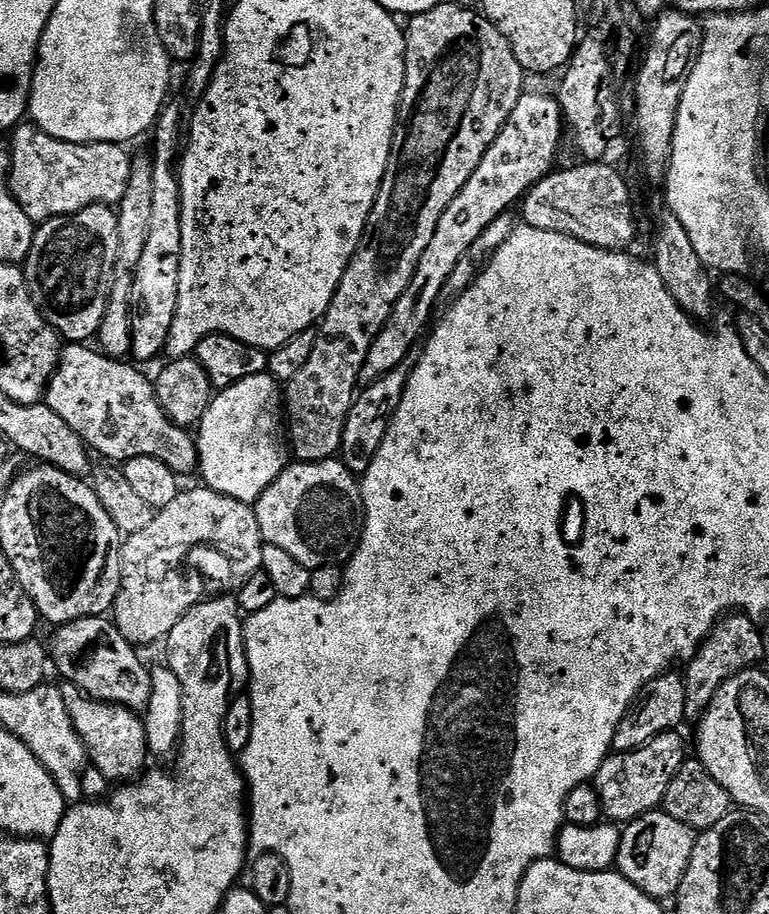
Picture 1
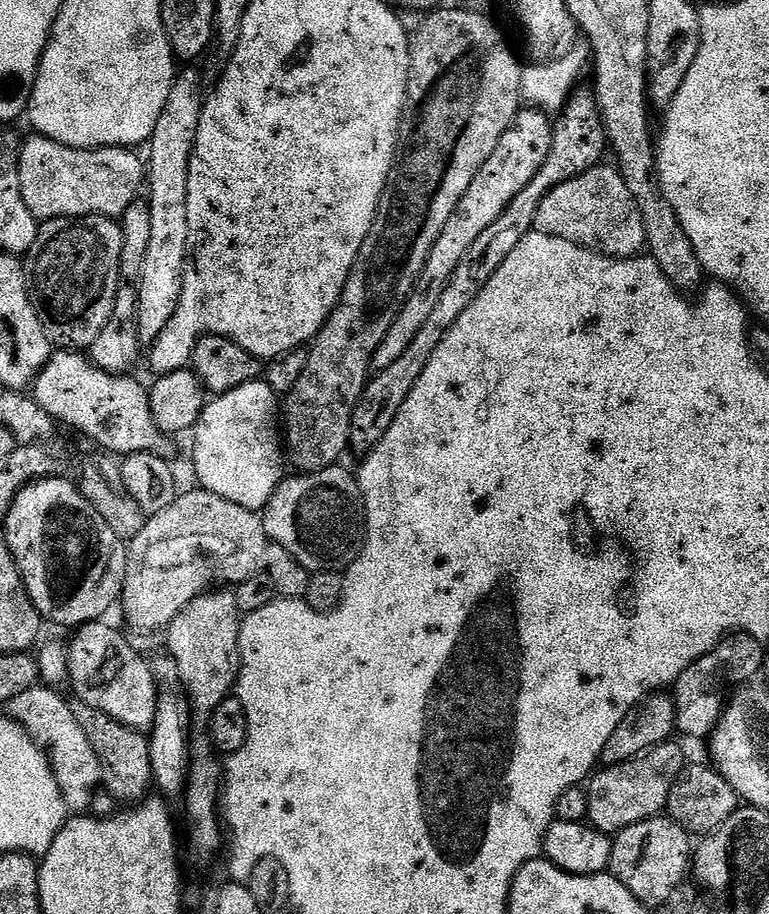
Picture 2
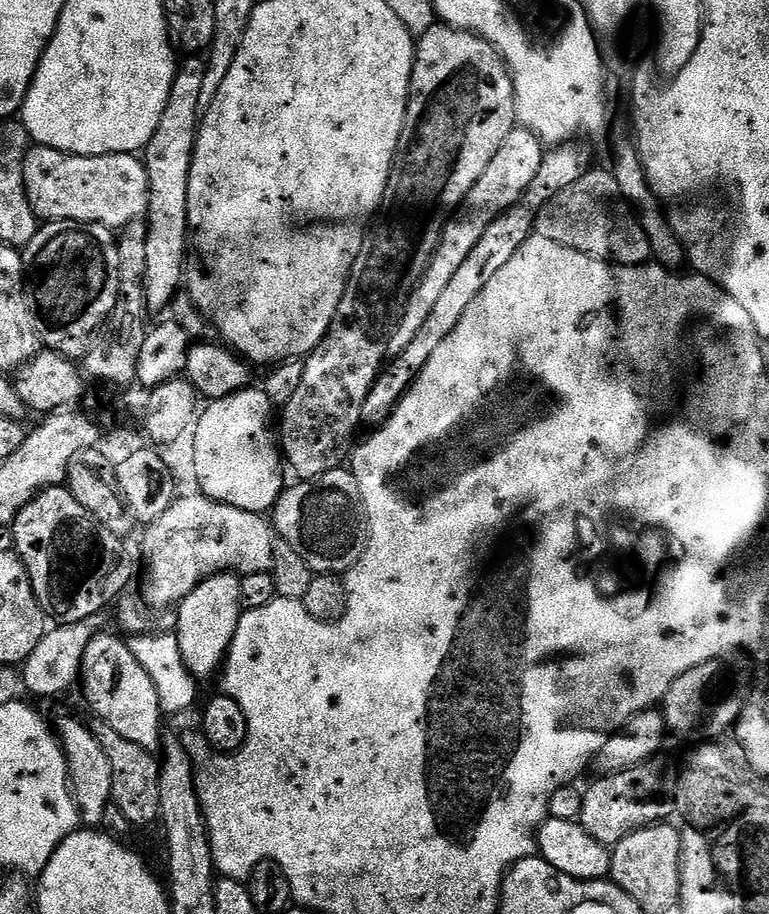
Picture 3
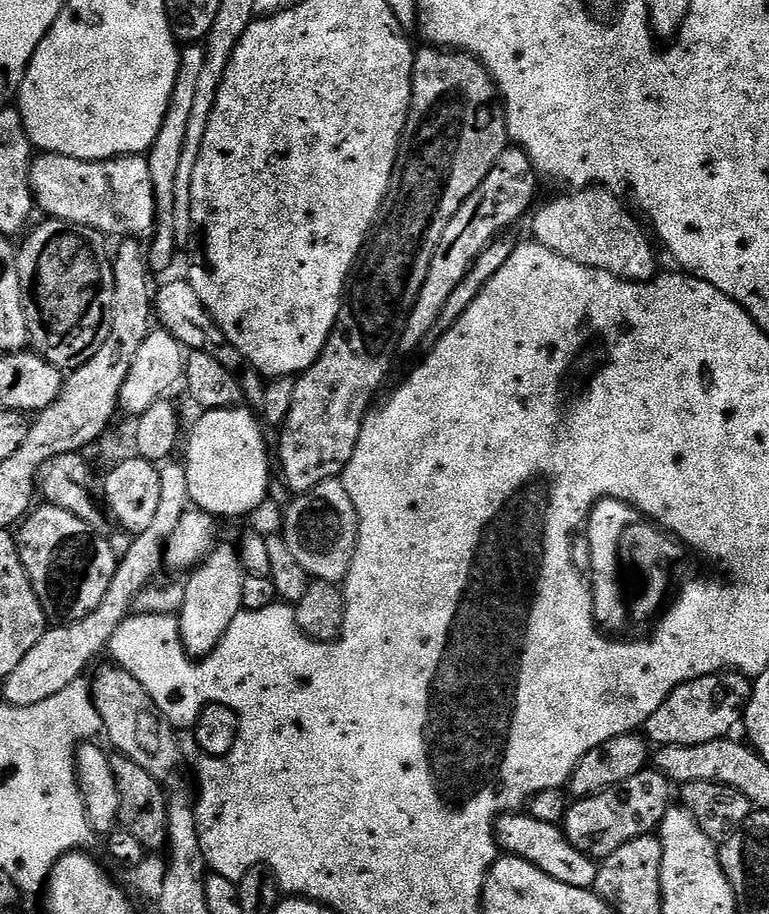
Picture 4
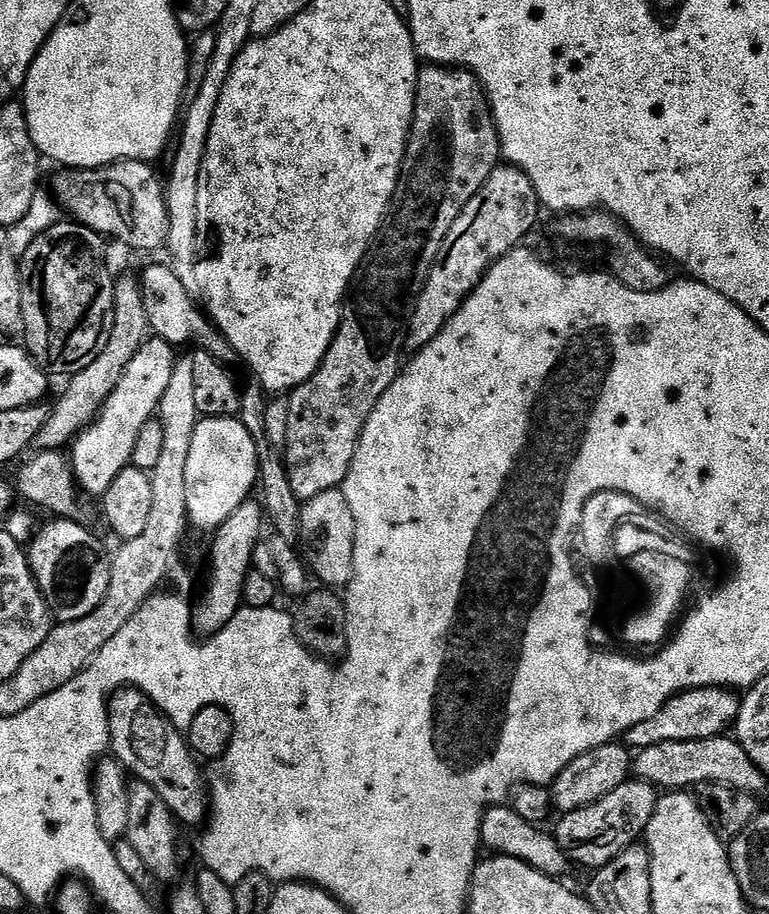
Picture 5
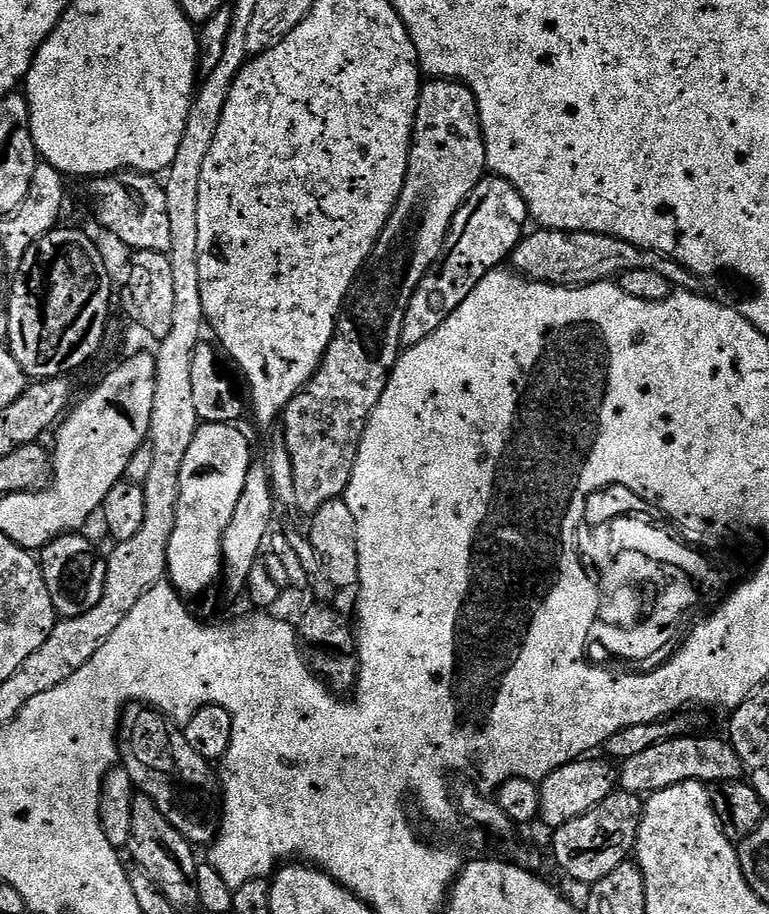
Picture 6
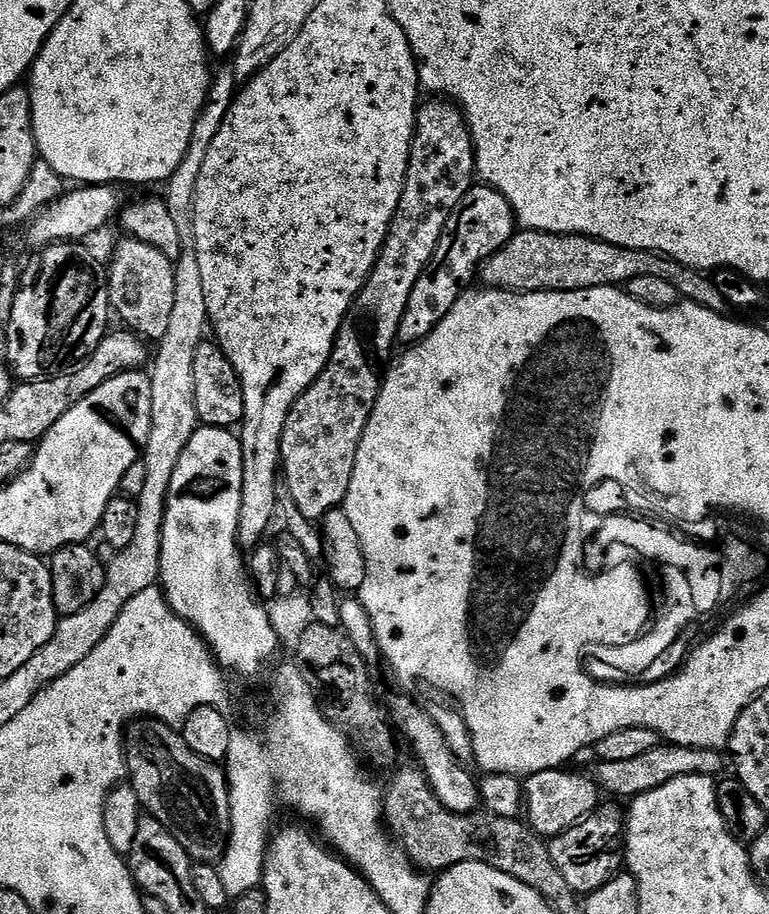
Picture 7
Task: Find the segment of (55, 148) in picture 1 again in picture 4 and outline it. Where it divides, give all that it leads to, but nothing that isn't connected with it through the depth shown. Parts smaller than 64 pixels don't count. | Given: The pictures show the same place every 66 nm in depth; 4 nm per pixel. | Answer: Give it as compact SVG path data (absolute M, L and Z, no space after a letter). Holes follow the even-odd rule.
M45 152L32 161L30 186L34 204L53 220L65 220L71 224L81 224L113 238L148 238L156 227L156 199L154 182L150 182L150 166L143 155L115 156L112 160L79 160L62 154Z

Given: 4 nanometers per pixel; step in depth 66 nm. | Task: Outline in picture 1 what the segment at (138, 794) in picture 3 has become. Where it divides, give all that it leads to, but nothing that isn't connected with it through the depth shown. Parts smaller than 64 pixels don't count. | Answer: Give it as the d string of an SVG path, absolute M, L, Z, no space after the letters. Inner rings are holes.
M61 683L59 690L70 722L74 722L74 730L78 730L78 738L82 738L88 752L91 767L99 770L109 782L135 781L145 771L144 763L150 760L143 719L133 709L90 698L73 684Z

